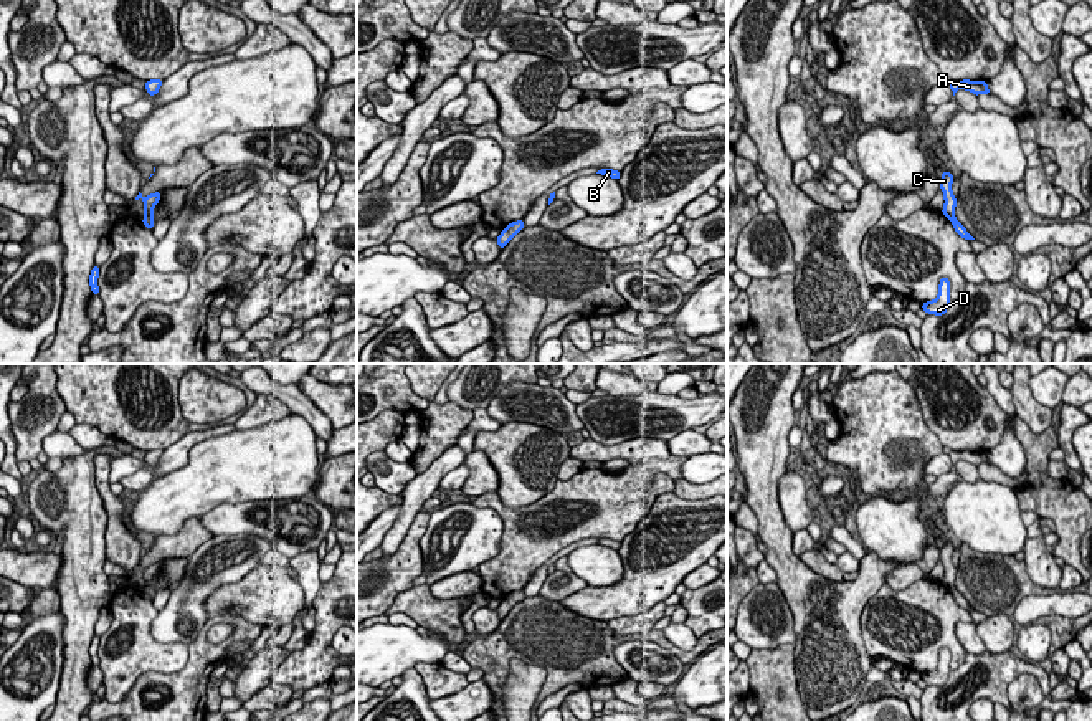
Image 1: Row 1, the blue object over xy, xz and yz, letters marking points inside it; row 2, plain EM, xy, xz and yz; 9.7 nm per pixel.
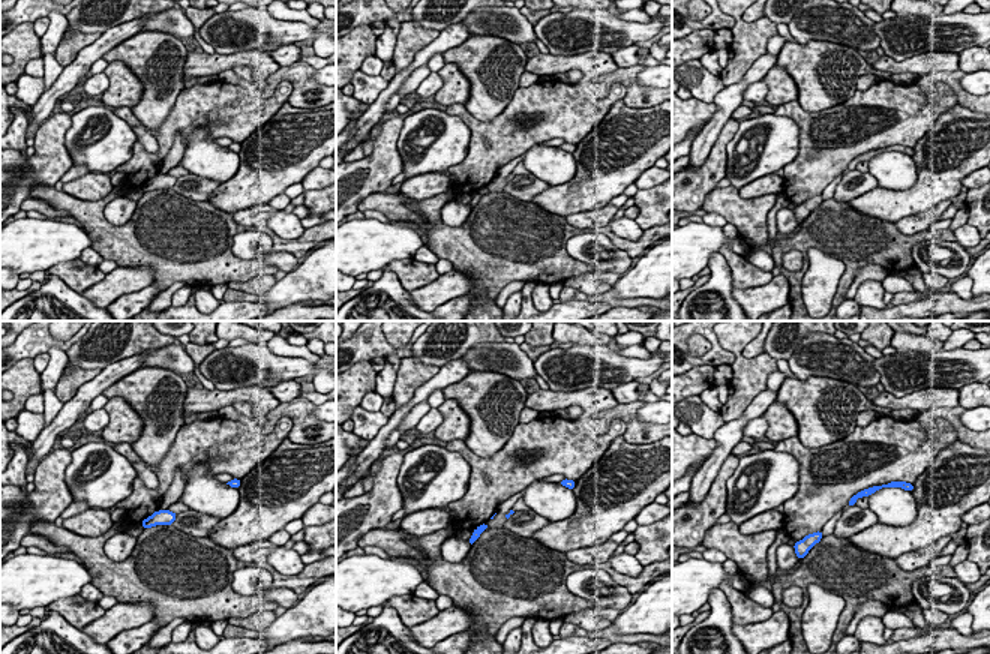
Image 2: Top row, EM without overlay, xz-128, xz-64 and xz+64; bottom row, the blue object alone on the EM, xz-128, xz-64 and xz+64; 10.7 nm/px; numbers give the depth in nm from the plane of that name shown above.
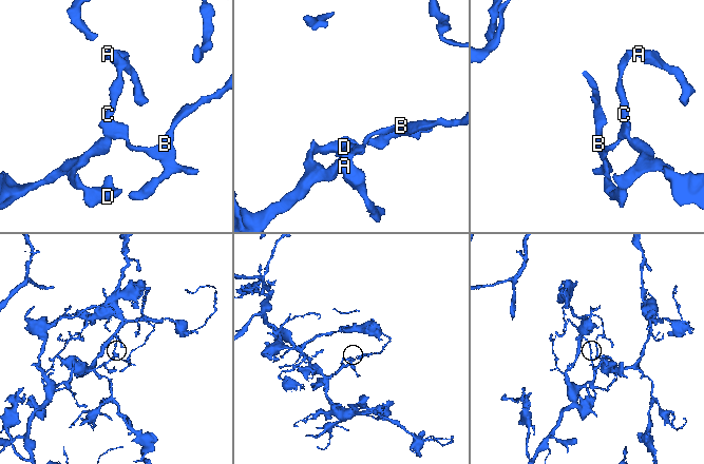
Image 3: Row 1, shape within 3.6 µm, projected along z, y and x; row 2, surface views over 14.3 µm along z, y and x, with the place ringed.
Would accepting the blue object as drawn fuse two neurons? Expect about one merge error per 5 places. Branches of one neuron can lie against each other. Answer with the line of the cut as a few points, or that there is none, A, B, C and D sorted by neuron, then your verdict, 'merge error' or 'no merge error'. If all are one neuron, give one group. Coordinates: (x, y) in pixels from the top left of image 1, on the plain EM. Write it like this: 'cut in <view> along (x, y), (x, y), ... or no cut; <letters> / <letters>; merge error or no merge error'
no cut; A B C D; no merge error

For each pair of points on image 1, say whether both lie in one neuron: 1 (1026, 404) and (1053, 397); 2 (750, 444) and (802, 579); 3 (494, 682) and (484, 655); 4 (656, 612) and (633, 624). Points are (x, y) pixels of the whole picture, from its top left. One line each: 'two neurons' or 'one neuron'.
1: two neurons
2: one neuron
3: one neuron
4: one neuron

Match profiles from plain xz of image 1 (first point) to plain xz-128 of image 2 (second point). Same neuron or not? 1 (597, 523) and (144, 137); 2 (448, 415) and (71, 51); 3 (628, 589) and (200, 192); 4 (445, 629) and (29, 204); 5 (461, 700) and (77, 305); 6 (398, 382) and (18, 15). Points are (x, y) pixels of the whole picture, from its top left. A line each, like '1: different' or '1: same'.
1: different
2: same
3: different
4: same
5: different
6: same

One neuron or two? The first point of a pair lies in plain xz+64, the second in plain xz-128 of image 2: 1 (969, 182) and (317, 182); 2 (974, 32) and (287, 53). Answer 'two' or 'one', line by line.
1: one
2: two

